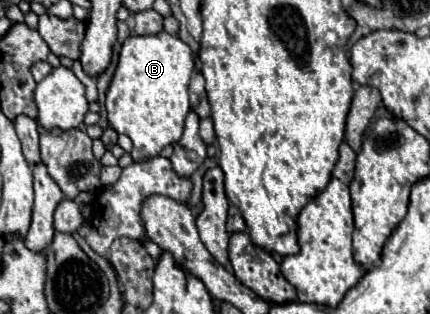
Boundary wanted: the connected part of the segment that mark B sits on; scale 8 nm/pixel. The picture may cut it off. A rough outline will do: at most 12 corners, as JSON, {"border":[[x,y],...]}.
{"border":[[128,36],[106,94],[136,162],[176,144],[192,50]]}

